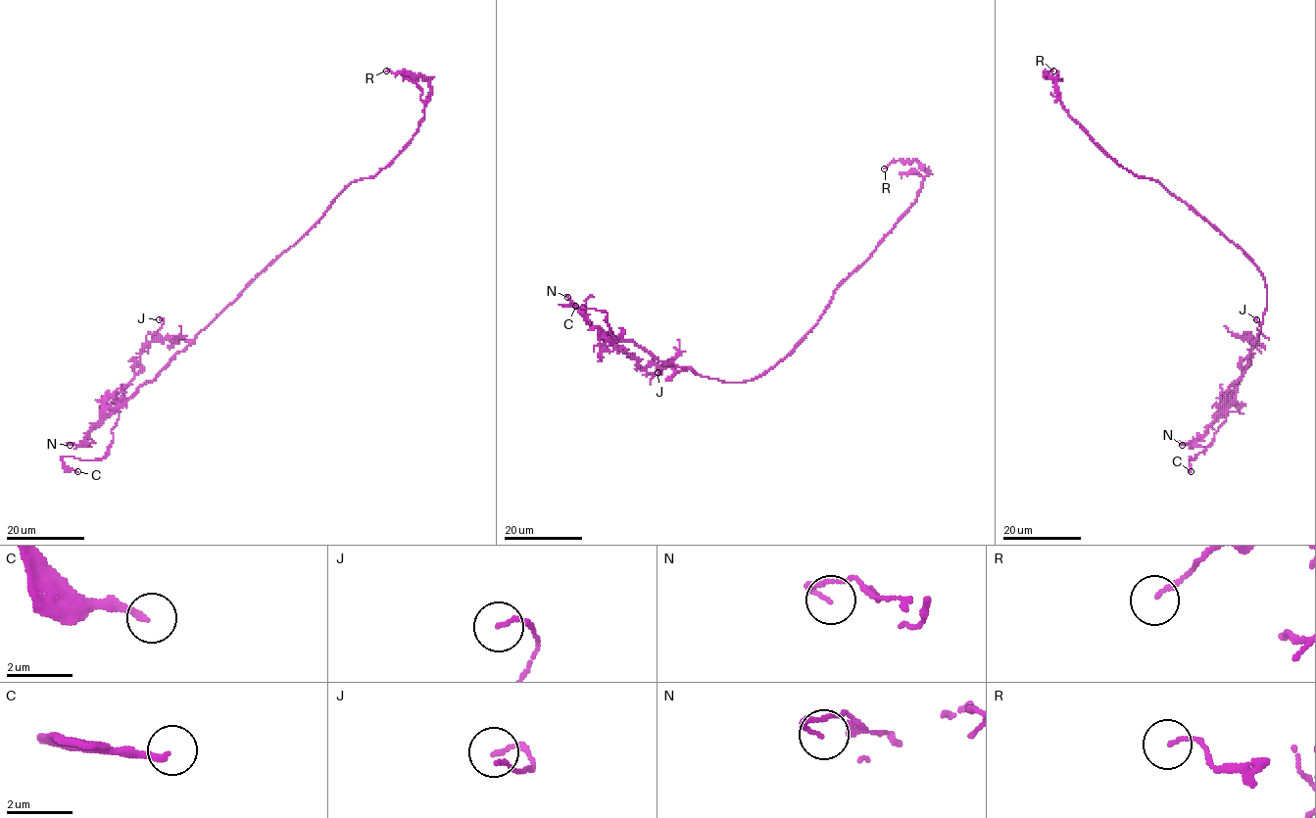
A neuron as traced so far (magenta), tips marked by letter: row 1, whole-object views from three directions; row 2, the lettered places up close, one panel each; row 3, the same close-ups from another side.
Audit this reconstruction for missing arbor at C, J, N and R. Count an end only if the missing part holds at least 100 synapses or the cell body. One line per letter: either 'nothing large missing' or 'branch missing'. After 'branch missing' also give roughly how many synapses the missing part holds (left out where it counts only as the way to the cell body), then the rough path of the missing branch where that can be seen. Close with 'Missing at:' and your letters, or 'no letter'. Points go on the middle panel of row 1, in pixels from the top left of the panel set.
C: branch missing
J: nothing large missing
N: nothing large missing
R: nothing large missing
Missing at: C

